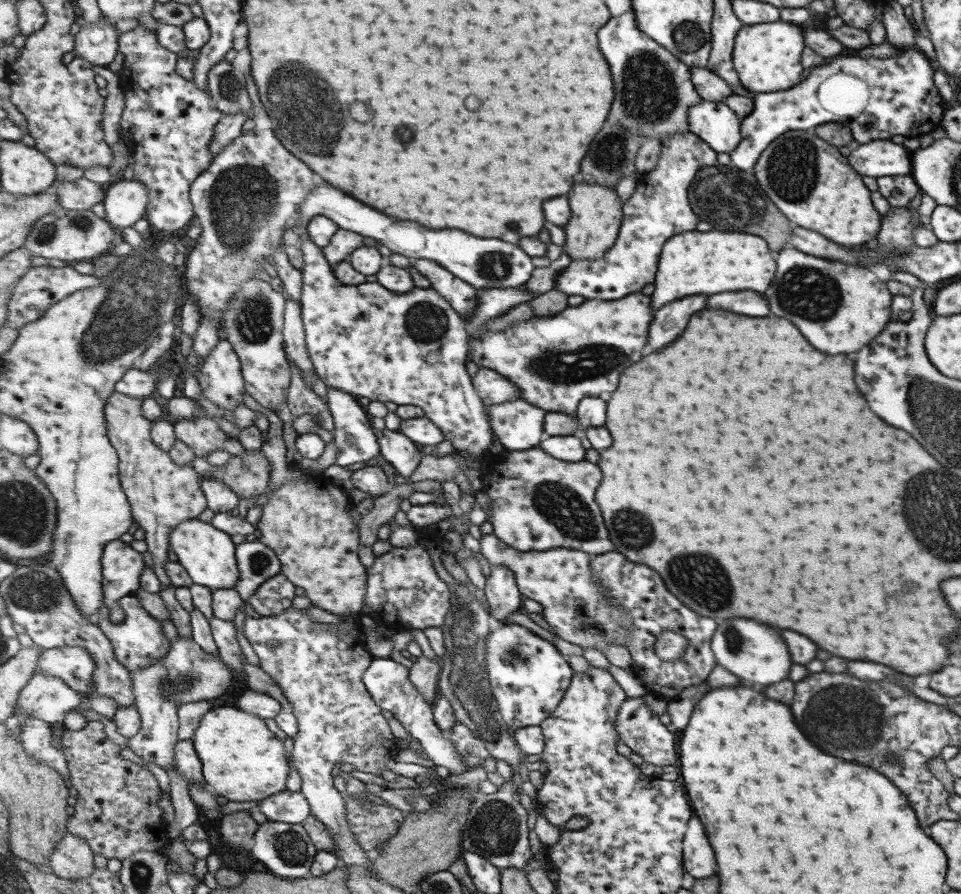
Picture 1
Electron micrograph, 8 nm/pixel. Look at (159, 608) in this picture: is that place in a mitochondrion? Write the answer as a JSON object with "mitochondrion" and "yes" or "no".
{"mitochondrion":"no"}

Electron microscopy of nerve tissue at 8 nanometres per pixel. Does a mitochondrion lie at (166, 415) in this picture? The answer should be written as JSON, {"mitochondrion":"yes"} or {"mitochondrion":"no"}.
{"mitochondrion":"no"}

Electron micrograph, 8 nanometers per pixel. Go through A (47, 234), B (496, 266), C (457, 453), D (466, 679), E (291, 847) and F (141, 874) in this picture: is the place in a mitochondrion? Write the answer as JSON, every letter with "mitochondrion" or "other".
{"A":"mitochondrion","B":"mitochondrion","C":"other","D":"mitochondrion","E":"mitochondrion","F":"mitochondrion"}

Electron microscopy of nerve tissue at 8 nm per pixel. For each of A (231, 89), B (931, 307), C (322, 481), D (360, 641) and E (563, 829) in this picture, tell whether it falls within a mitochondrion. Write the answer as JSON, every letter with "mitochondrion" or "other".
{"A":"mitochondrion","B":"other","C":"other","D":"other","E":"other"}

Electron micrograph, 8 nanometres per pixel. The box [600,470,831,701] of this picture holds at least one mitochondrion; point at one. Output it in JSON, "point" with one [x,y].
{"point":[692,574]}

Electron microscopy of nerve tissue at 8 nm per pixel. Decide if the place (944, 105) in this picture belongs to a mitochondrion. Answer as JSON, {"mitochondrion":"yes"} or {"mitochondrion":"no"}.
{"mitochondrion":"no"}

